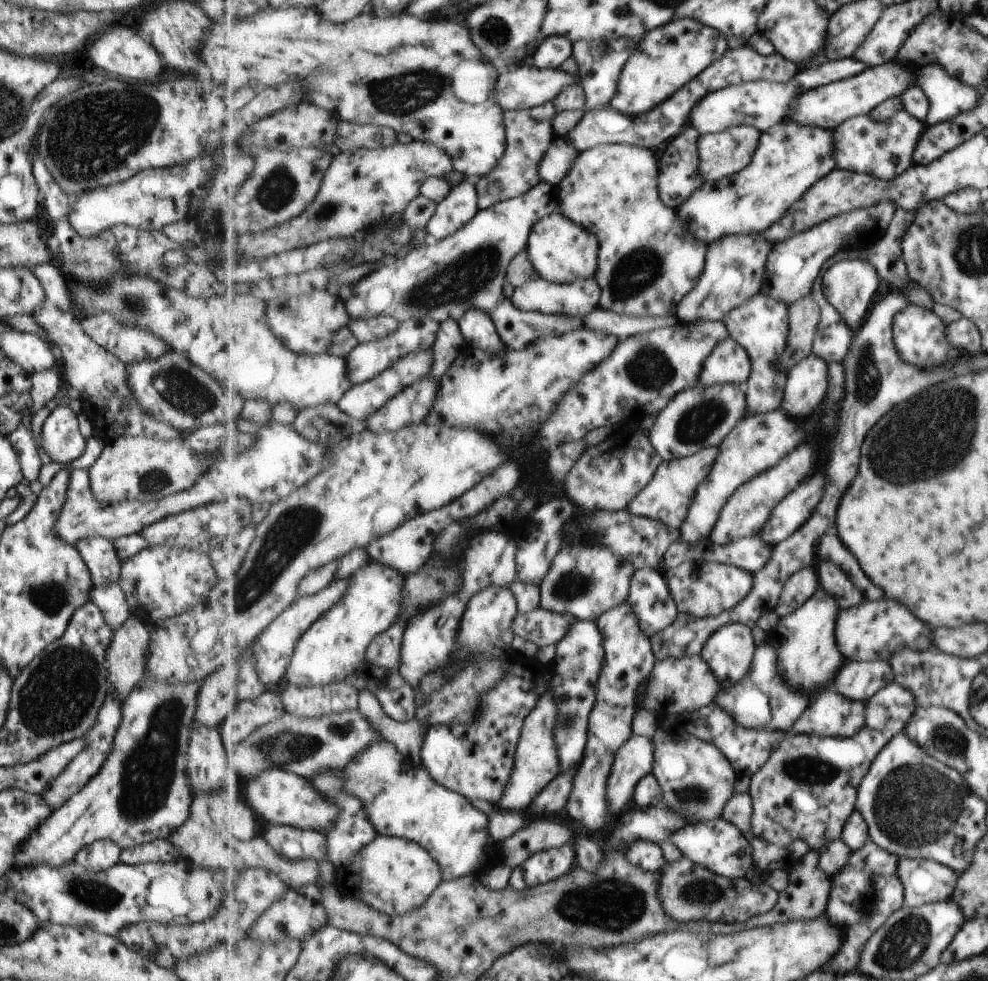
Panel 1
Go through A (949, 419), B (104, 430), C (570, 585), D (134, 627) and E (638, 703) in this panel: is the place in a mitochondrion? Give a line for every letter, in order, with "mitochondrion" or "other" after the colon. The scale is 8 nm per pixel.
A: mitochondrion
B: other
C: mitochondrion
D: other
E: other

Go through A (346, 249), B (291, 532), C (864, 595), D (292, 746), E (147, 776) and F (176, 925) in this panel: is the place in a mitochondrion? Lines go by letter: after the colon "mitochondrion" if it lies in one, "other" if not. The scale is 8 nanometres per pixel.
A: other
B: mitochondrion
C: other
D: mitochondrion
E: mitochondrion
F: other

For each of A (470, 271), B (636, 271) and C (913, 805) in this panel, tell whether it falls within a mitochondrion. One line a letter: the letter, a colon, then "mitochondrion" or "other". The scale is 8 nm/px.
A: mitochondrion
B: mitochondrion
C: mitochondrion

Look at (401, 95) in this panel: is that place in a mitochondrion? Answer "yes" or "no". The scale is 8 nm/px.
yes

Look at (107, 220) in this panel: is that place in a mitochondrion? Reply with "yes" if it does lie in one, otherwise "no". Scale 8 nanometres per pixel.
no

